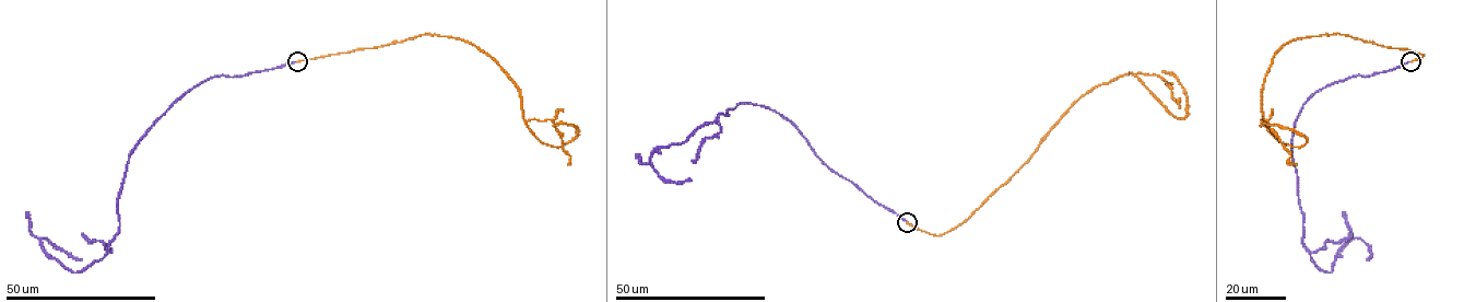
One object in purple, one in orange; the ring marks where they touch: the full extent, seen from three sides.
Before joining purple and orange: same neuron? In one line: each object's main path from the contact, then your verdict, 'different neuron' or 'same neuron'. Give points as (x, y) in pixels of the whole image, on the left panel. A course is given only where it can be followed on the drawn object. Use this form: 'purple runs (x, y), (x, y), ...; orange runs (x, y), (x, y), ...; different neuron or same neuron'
purple runs (297, 61), (213, 77), (172, 104), (130, 155), (118, 234), (105, 255), (72, 271), (42, 240), (82, 259); orange runs (297, 61), (425, 33), (462, 38), (518, 89), (540, 140), (561, 146), (577, 136), (574, 126), (552, 126); different neuron

